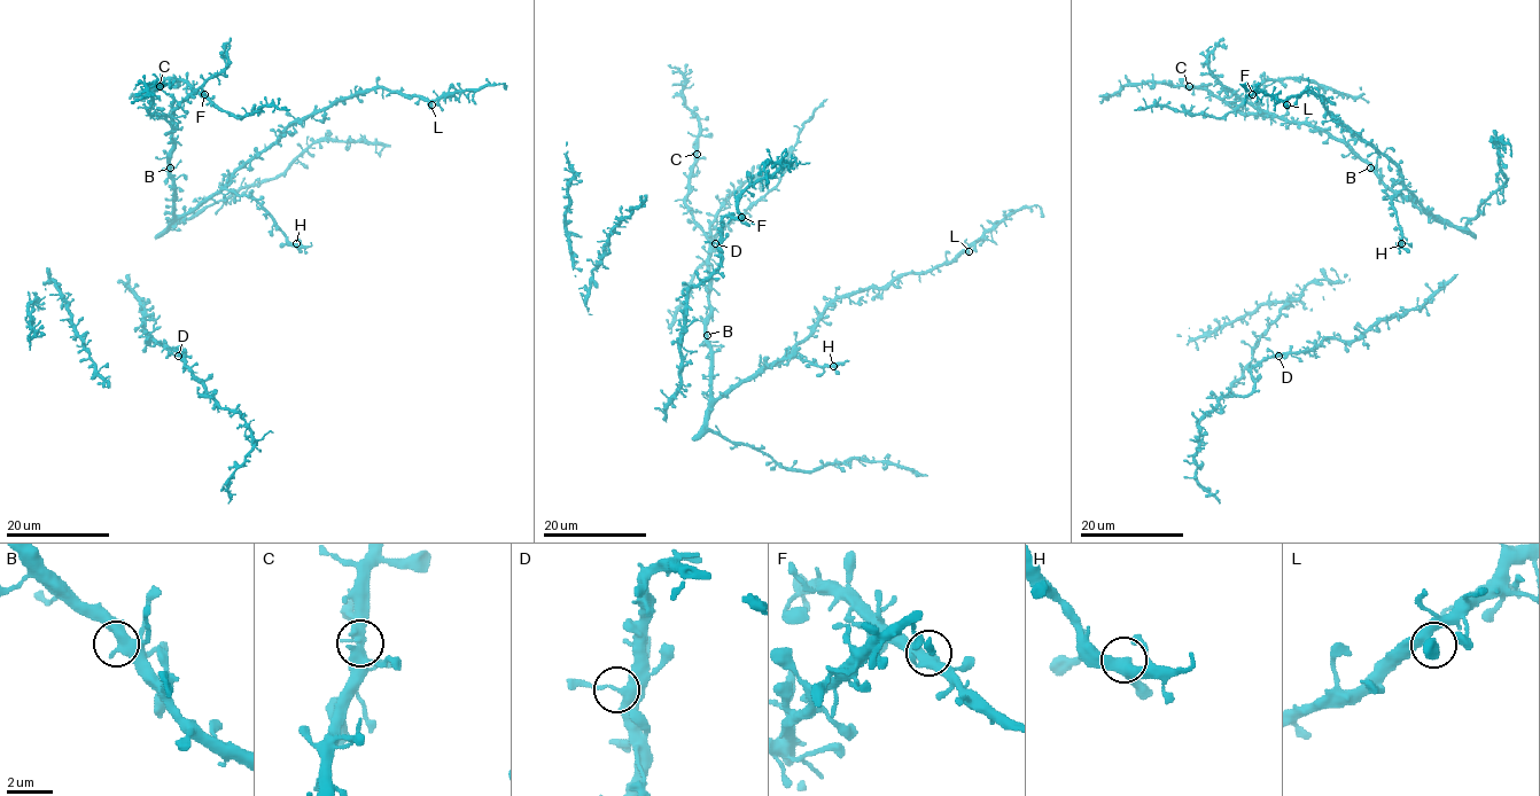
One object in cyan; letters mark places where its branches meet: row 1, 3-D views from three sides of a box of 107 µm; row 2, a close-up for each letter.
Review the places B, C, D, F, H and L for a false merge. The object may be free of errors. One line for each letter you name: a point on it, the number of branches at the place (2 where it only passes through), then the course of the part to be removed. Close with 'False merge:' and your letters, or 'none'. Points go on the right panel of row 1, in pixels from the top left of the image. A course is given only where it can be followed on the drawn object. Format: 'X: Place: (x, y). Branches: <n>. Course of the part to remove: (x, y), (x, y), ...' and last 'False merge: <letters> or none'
False merge: none

